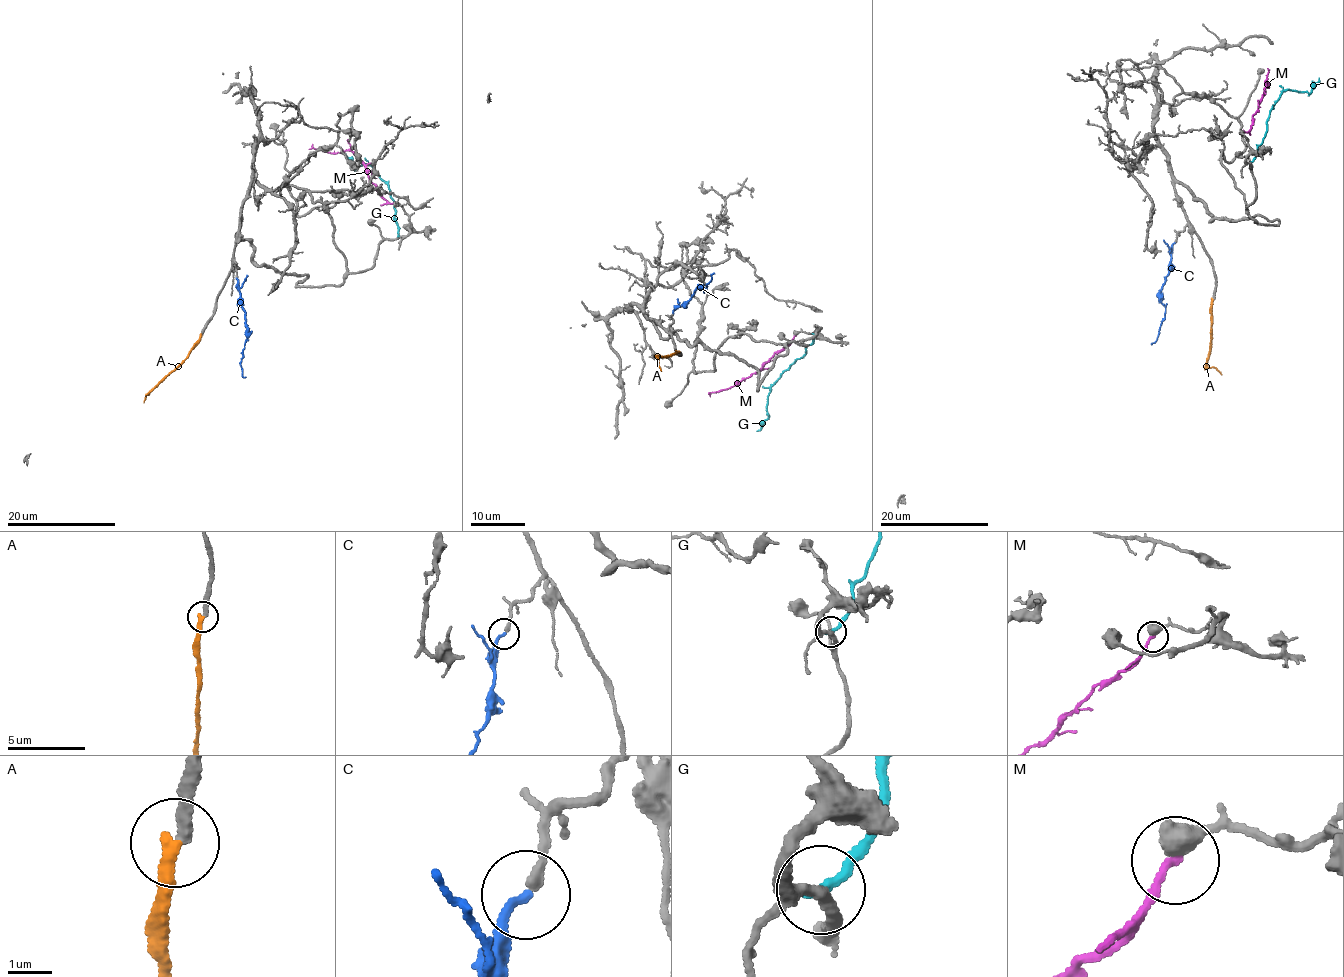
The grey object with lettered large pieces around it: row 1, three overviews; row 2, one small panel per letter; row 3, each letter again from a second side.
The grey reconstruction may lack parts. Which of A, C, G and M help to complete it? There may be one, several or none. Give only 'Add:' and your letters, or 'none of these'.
Add: C

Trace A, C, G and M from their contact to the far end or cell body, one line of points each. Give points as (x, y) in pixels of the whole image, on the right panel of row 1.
A: (1212, 299), (1210, 352), (1206, 363), (1221, 375)
C: (1175, 242), (1171, 250), (1170, 271), (1161, 290), (1164, 320), (1151, 344)
G: (1250, 163), (1266, 132), (1269, 110), (1283, 91), (1310, 92), (1319, 78)
M: (1244, 130), (1247, 132), (1252, 126), (1266, 82), (1266, 88)

